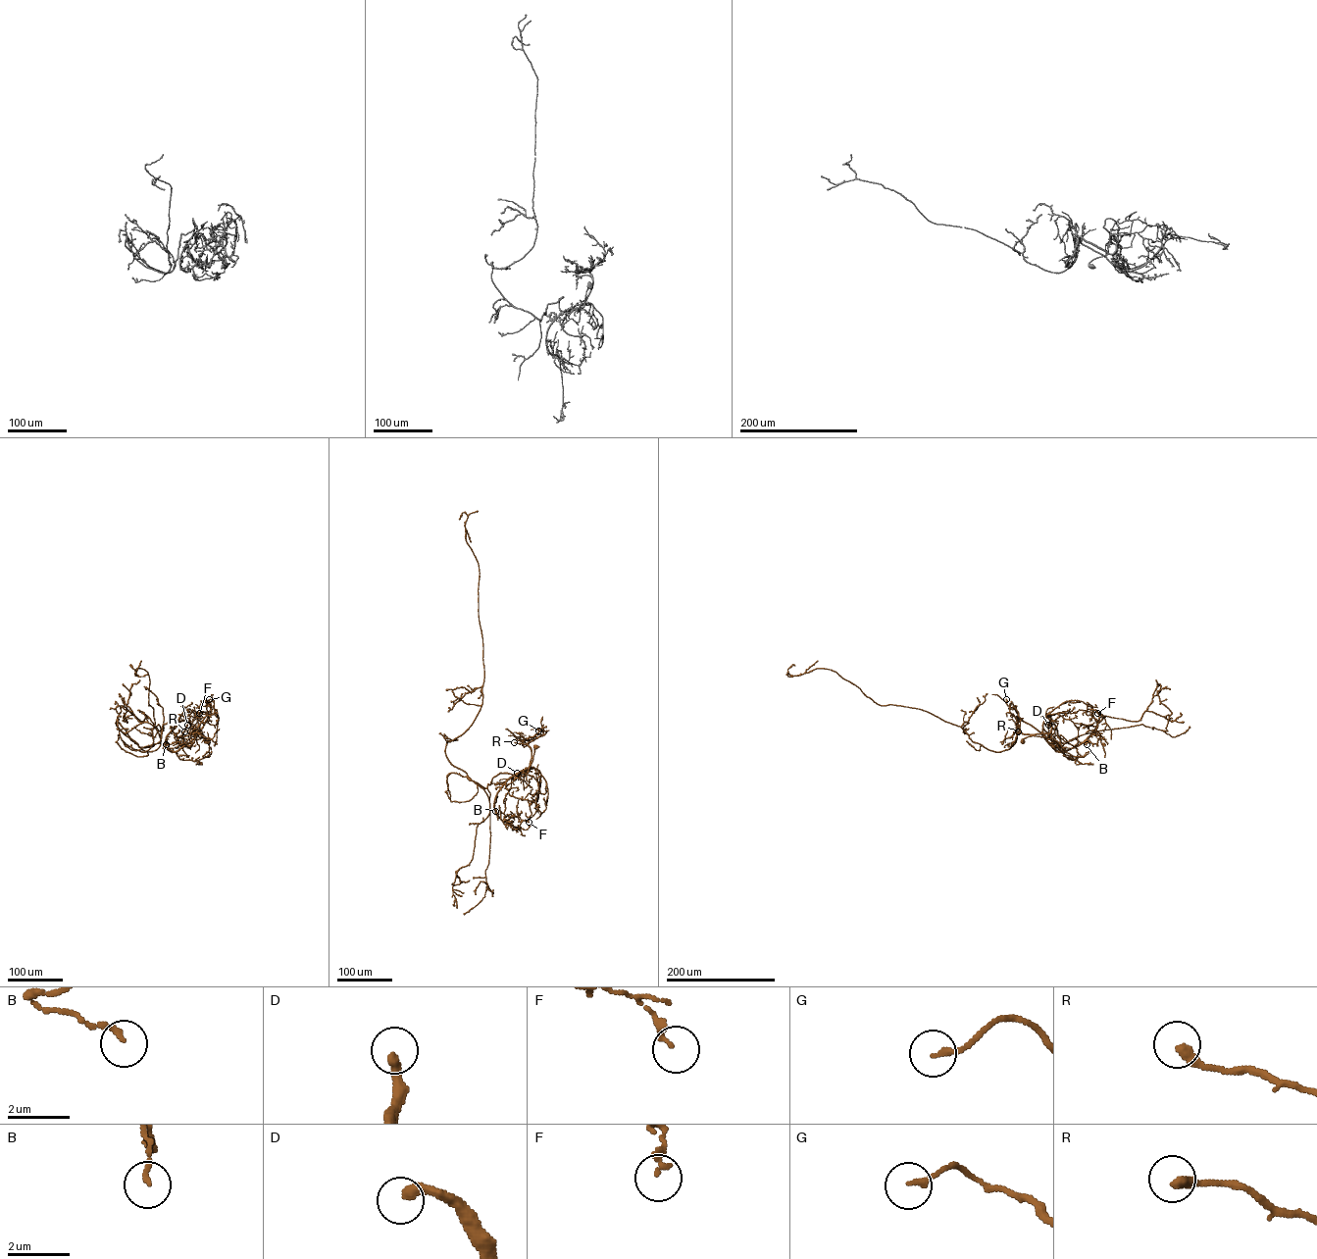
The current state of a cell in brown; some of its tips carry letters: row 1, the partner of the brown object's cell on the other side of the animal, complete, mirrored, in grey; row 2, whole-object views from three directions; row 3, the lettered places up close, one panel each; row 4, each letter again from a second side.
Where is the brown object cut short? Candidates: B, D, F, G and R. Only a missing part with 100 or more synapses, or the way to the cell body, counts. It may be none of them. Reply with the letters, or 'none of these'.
none of these

